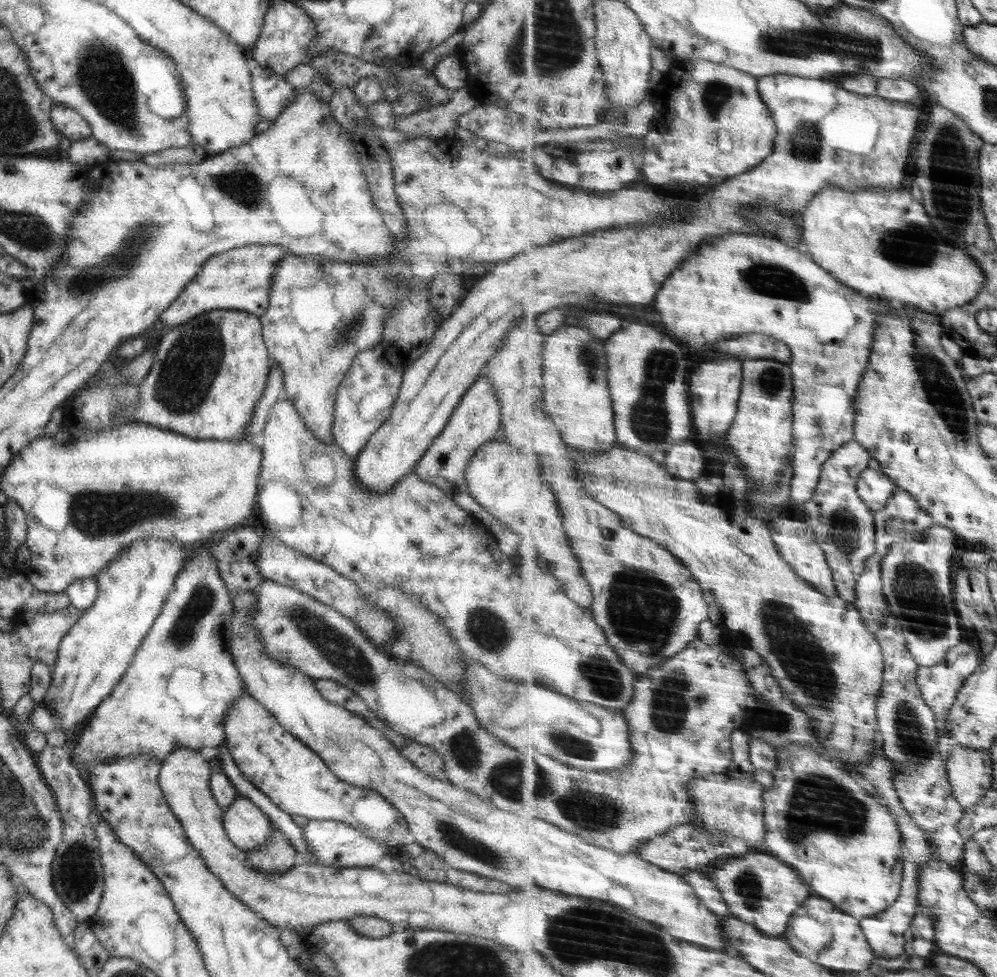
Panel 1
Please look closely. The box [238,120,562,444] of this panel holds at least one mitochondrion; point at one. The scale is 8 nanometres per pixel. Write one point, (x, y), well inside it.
(349, 330)

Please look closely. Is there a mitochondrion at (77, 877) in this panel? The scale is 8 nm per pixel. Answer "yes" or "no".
yes

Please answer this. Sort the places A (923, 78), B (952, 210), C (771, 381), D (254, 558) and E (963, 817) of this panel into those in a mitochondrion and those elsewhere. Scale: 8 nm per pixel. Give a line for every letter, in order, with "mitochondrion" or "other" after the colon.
A: other
B: mitochondrion
C: mitochondrion
D: other
E: other

